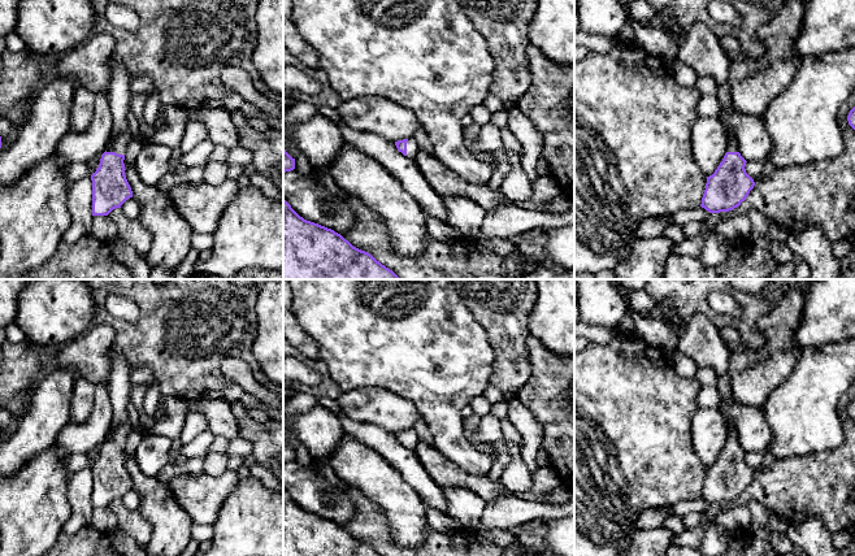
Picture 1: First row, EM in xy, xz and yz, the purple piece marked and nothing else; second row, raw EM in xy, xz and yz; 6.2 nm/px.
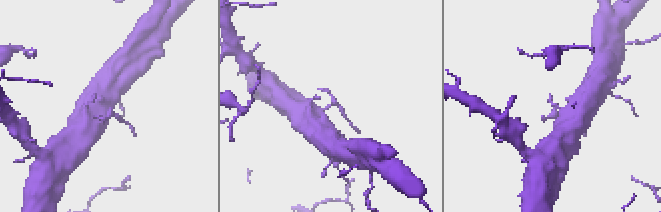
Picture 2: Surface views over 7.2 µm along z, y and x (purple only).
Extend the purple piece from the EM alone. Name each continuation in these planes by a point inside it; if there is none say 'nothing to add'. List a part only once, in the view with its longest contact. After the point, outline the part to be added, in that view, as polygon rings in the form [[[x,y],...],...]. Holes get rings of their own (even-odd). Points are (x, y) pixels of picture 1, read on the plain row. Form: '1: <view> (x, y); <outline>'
1: xy (118, 386); [[[112,348],[107,356],[110,362],[108,392],[113,407],[113,420],[109,436],[105,442],[125,446],[126,439],[134,427],[130,417],[131,368],[114,348]]]

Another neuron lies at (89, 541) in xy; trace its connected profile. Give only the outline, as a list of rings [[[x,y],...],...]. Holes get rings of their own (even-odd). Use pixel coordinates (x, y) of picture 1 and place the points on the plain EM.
[[[92,525],[81,529],[73,538],[60,535],[52,548],[42,556],[123,556],[112,547],[110,534]]]

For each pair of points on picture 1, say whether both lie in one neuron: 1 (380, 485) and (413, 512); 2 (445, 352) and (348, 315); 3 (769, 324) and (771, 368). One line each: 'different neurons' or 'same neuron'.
1: same neuron
2: same neuron
3: same neuron

